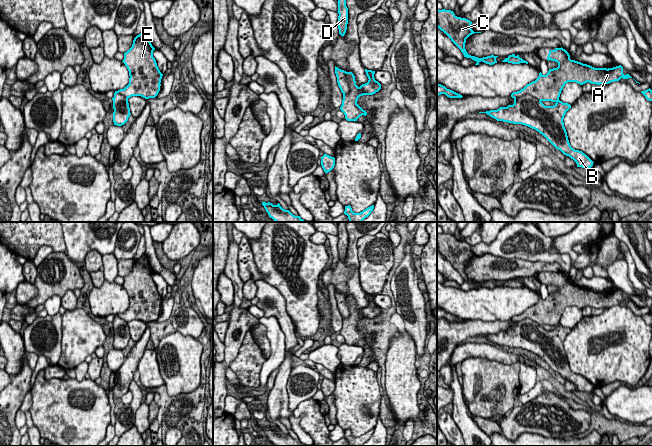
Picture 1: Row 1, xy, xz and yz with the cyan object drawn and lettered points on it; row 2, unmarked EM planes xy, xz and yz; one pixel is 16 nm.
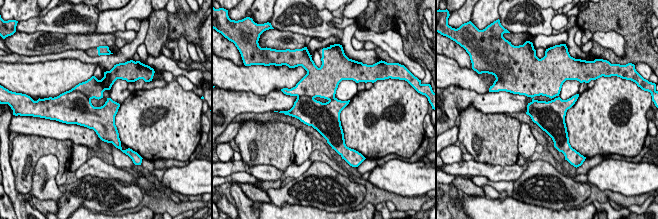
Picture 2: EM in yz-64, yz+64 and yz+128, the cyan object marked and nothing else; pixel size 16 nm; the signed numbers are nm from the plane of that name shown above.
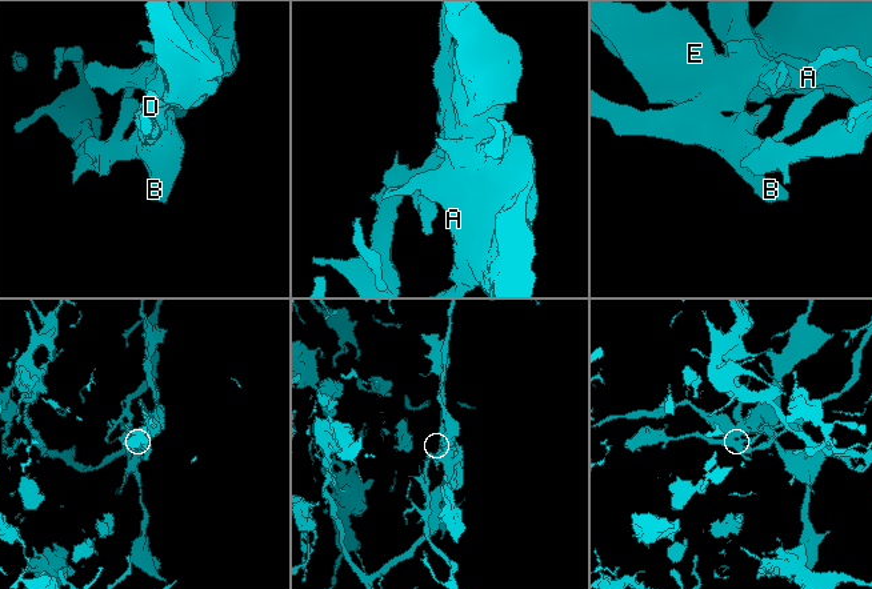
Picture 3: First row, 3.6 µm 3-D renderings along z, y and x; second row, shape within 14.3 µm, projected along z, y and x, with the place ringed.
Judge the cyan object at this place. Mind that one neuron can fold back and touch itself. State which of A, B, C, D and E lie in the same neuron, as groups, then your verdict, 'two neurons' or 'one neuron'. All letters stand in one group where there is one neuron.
A C E / B D; two neurons

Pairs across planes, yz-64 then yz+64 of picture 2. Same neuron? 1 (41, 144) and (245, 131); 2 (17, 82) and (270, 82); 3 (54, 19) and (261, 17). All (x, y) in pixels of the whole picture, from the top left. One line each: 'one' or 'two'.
1: one
2: one
3: two

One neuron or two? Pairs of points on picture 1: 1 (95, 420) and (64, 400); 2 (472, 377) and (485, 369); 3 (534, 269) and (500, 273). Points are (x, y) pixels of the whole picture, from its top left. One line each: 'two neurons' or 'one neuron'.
1: one neuron
2: one neuron
3: one neuron

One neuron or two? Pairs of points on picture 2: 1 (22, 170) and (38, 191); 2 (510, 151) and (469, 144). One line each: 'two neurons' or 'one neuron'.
1: two neurons
2: one neuron

